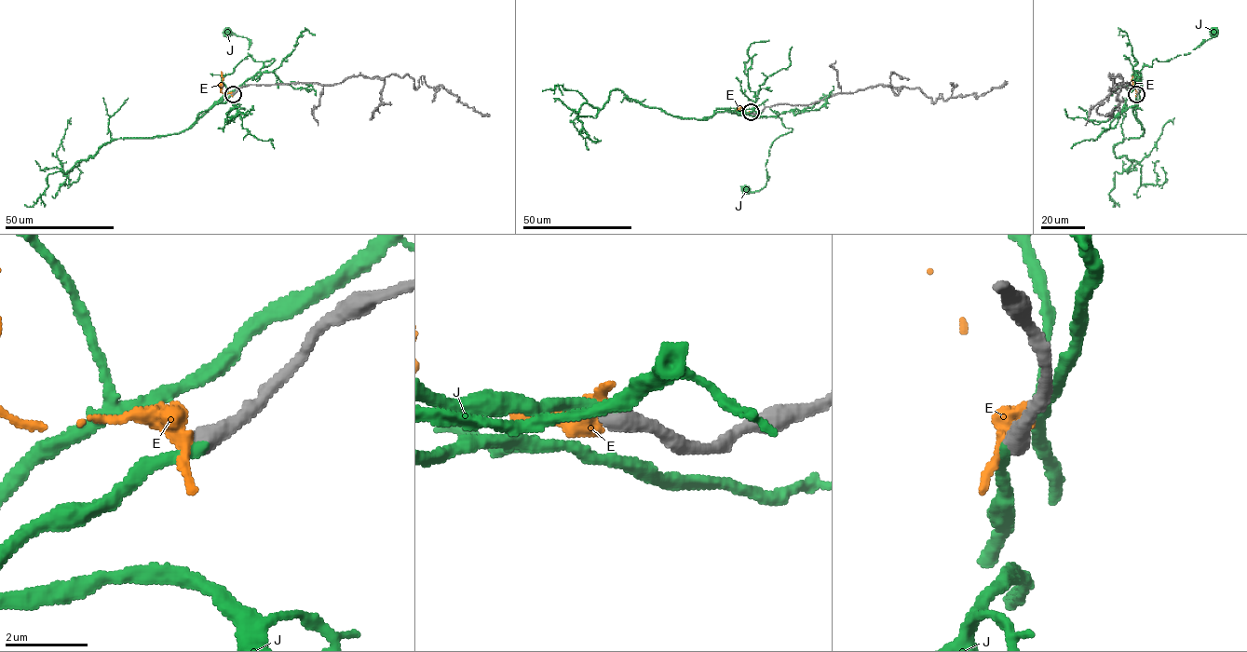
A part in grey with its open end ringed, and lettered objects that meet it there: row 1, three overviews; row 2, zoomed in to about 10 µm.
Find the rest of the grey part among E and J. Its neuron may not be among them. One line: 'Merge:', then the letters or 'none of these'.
Merge: J

